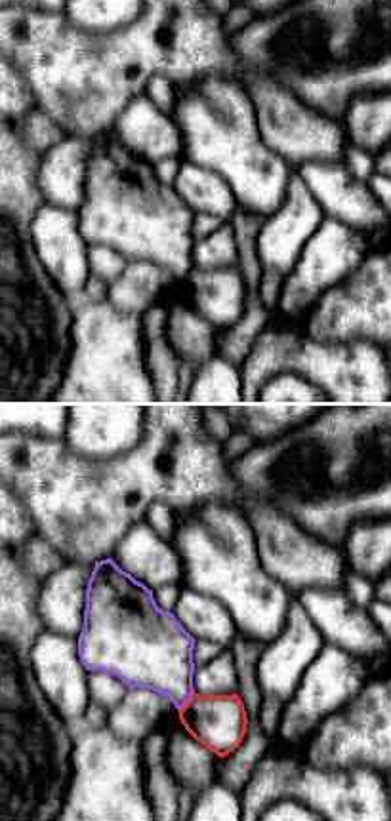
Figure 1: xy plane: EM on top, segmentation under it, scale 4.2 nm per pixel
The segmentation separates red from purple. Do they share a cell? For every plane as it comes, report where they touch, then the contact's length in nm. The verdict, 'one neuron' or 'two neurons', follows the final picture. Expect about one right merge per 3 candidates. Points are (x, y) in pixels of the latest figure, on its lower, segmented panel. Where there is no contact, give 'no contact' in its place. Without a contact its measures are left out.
contact (187, 701); length 110 nm

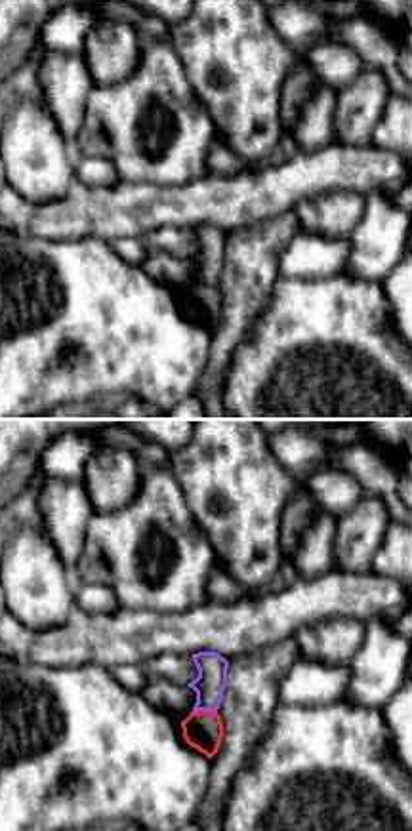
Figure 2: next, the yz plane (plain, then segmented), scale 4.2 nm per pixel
contact (203, 711); length 110 nm

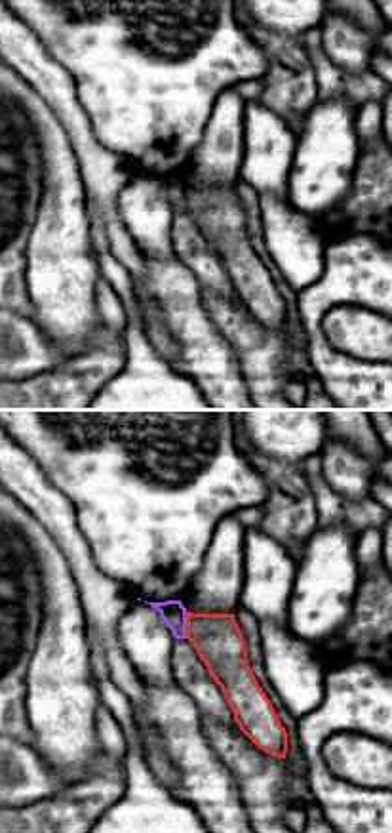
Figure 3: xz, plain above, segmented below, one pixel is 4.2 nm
contact (187, 626); length 110 nm

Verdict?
two neurons

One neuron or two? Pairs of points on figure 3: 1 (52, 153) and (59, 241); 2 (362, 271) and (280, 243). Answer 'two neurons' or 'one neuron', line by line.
1: one neuron
2: two neurons

